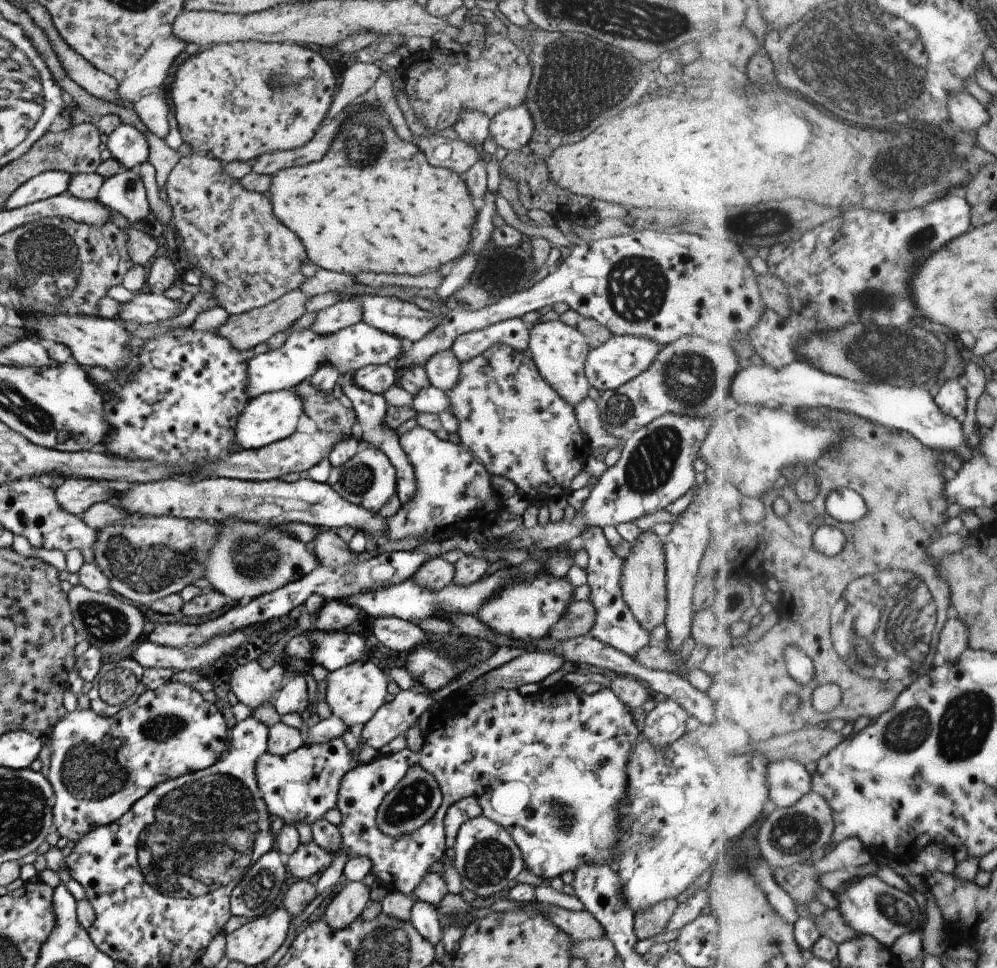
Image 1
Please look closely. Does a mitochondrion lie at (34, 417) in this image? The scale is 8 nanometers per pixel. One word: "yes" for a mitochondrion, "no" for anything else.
yes

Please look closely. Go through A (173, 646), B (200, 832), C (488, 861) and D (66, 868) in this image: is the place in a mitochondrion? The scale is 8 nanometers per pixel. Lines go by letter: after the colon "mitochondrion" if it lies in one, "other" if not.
A: other
B: mitochondrion
C: mitochondrion
D: other

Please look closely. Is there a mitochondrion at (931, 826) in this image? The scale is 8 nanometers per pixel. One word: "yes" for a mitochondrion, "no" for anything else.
no

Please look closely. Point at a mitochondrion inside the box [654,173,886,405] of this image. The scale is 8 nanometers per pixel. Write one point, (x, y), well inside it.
(771, 220)

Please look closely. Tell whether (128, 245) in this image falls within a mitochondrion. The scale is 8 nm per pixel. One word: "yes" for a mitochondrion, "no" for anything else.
no

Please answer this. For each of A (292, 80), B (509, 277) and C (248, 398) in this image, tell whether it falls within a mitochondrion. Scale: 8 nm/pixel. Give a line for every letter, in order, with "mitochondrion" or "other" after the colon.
A: mitochondrion
B: mitochondrion
C: other

